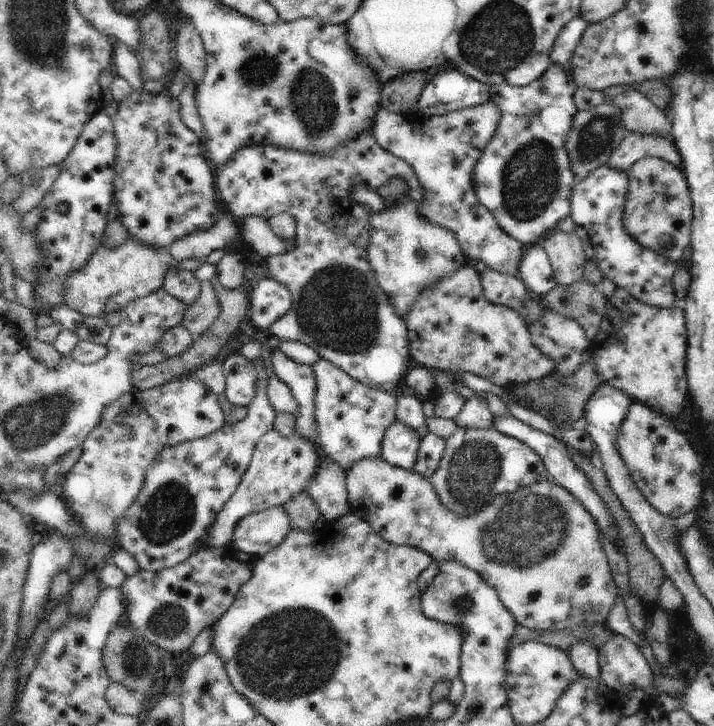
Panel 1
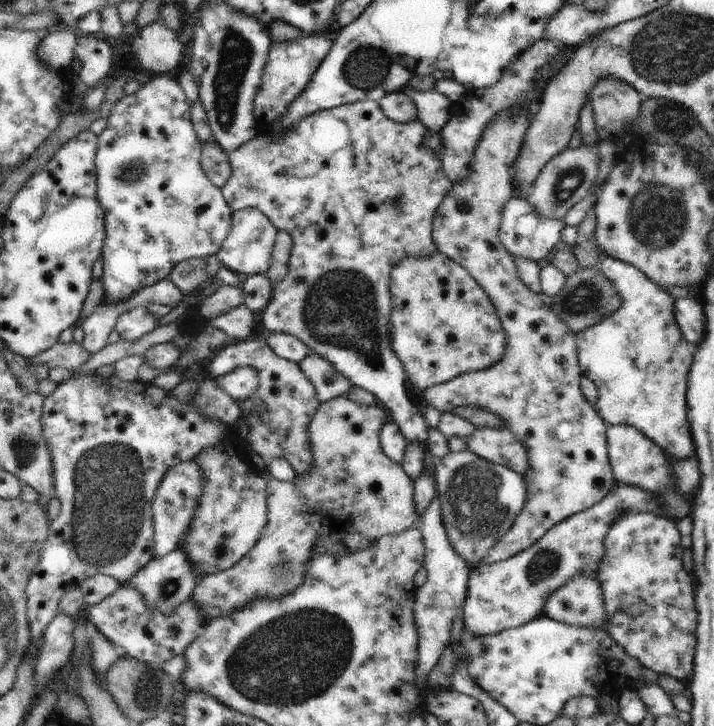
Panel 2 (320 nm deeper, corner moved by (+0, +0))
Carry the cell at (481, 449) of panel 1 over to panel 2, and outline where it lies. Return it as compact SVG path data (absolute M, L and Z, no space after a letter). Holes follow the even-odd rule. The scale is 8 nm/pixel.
M468 449L458 453L450 451L438 459L436 465L435 483L450 544L475 569L485 560L489 550L512 528L515 518L522 510L527 497L524 477L502 465L484 460Z

